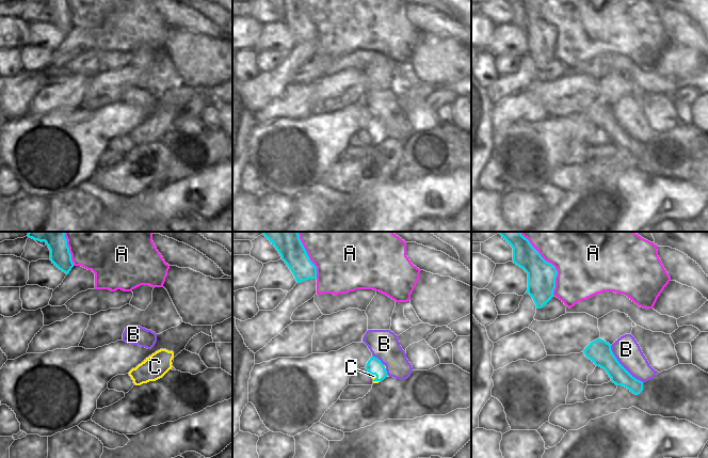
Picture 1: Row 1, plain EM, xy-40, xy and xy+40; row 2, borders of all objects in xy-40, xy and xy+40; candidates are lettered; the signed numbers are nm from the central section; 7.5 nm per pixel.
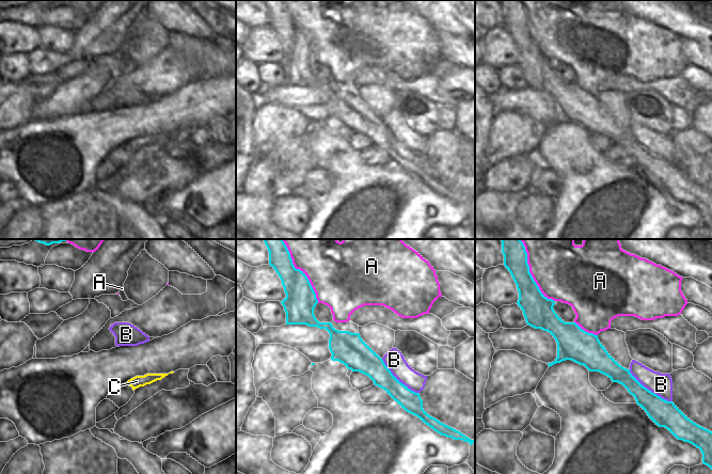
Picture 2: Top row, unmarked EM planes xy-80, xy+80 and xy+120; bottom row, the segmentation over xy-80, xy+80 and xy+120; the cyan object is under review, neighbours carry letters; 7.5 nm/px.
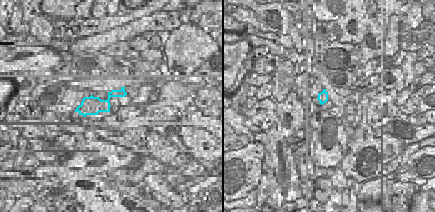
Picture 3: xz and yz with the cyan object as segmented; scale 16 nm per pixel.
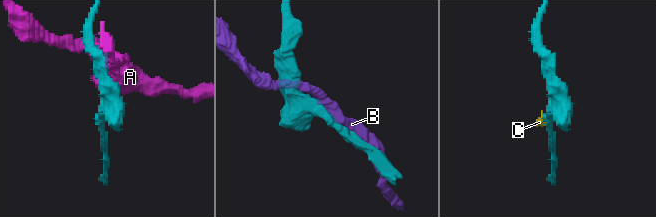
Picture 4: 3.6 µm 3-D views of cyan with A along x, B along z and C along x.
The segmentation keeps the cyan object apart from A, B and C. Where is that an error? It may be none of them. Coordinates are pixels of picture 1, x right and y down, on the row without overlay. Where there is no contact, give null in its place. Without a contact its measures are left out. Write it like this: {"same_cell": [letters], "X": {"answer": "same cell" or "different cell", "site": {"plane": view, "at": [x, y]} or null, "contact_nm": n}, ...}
{"same_cell": [], "A": {"answer": "different cell", "site": {"plane": "xy+40", "at": [553, 27]}, "contact_nm": 460}, "B": {"answer": "different cell", "site": {"plane": "xy+40", "at": [623, 127]}, "contact_nm": 380}, "C": {"answer": "different cell", "site": {"plane": "xy", "at": [375, 139]}, "contact_nm": 90}}

